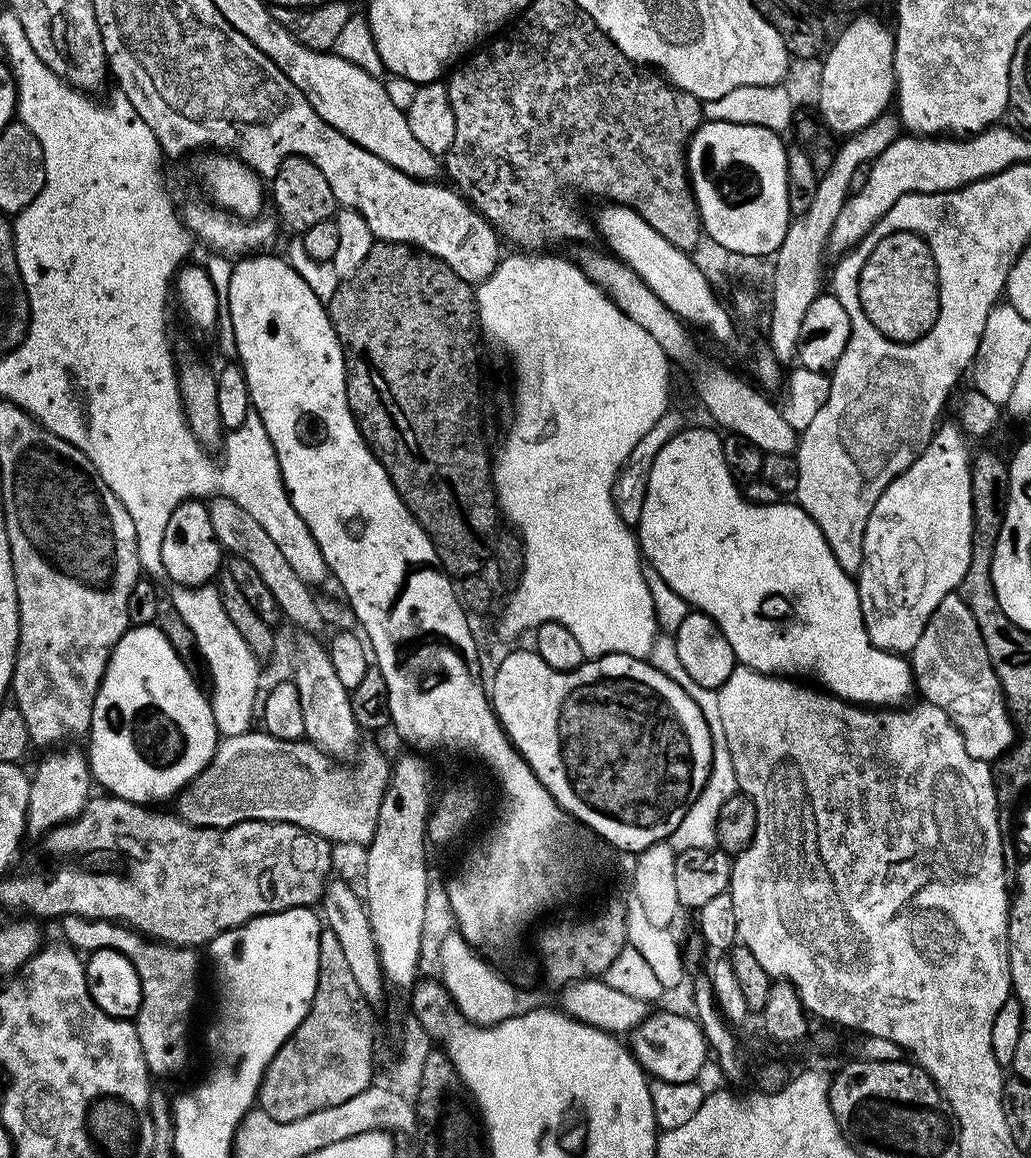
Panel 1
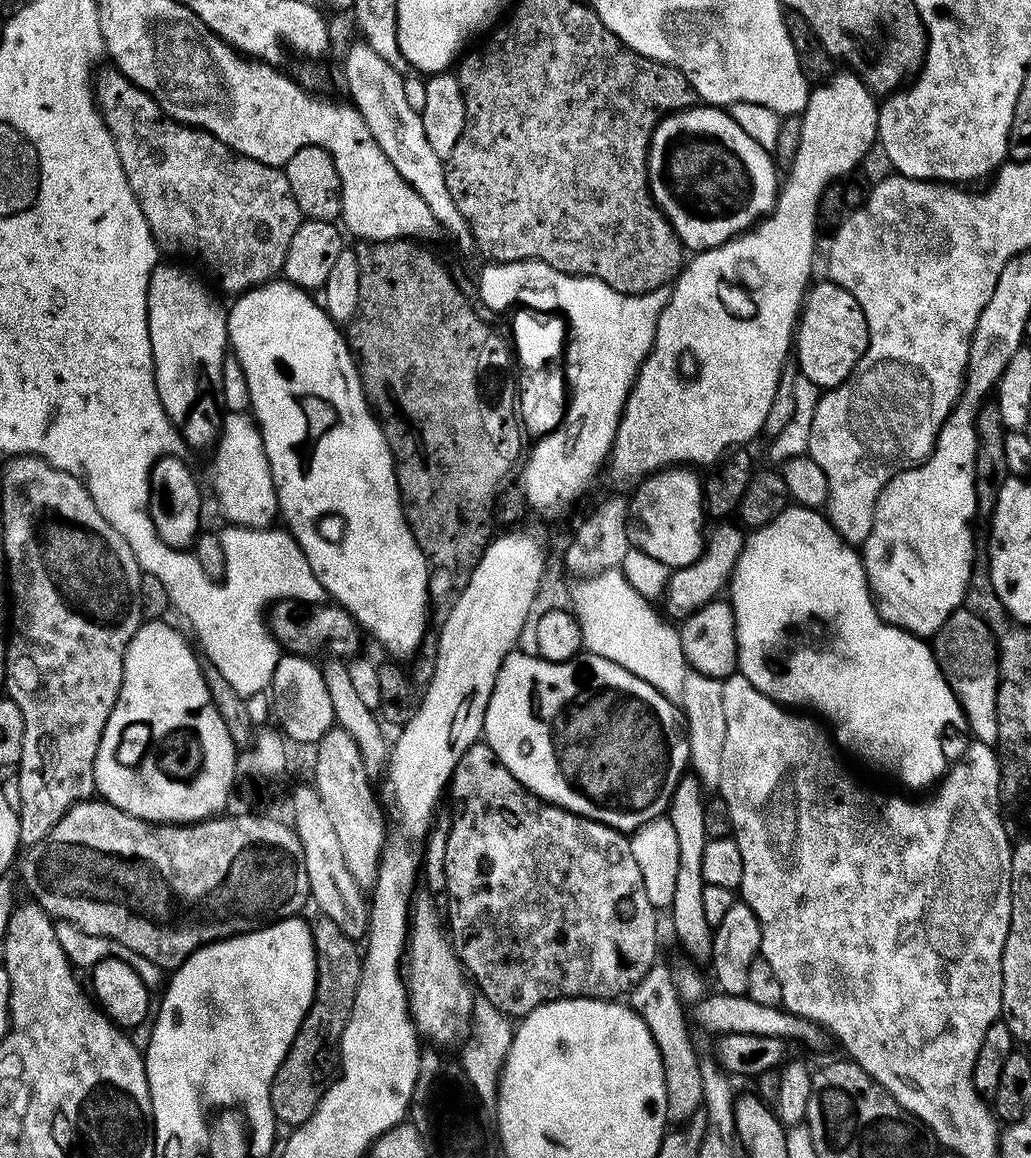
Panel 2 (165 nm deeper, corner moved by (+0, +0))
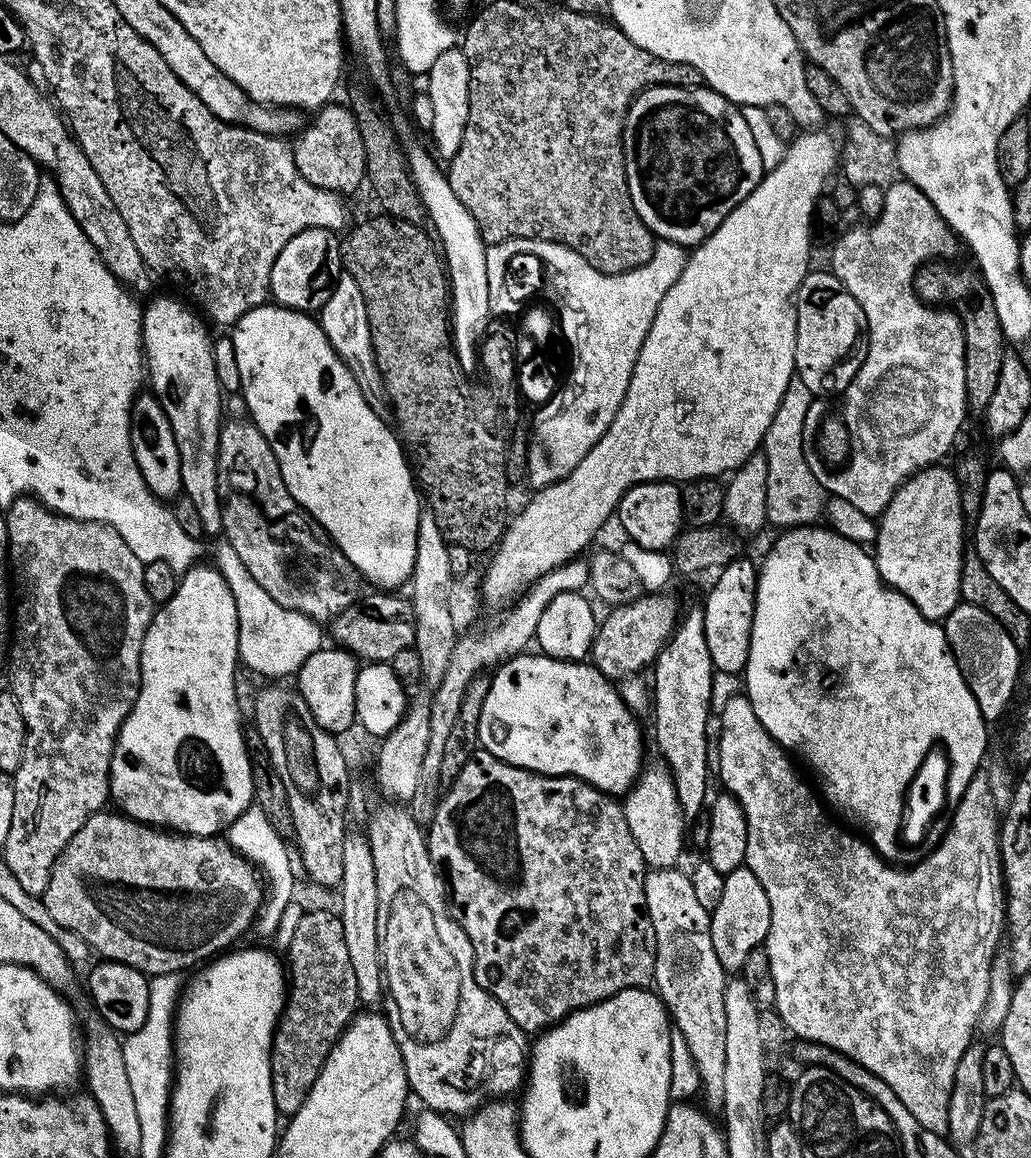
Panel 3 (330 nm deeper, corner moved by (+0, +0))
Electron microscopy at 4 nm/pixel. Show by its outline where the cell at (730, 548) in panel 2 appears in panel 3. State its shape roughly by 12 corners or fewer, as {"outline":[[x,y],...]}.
{"outline":[[641,594],[599,621],[590,662],[635,677],[672,636],[680,605]]}

